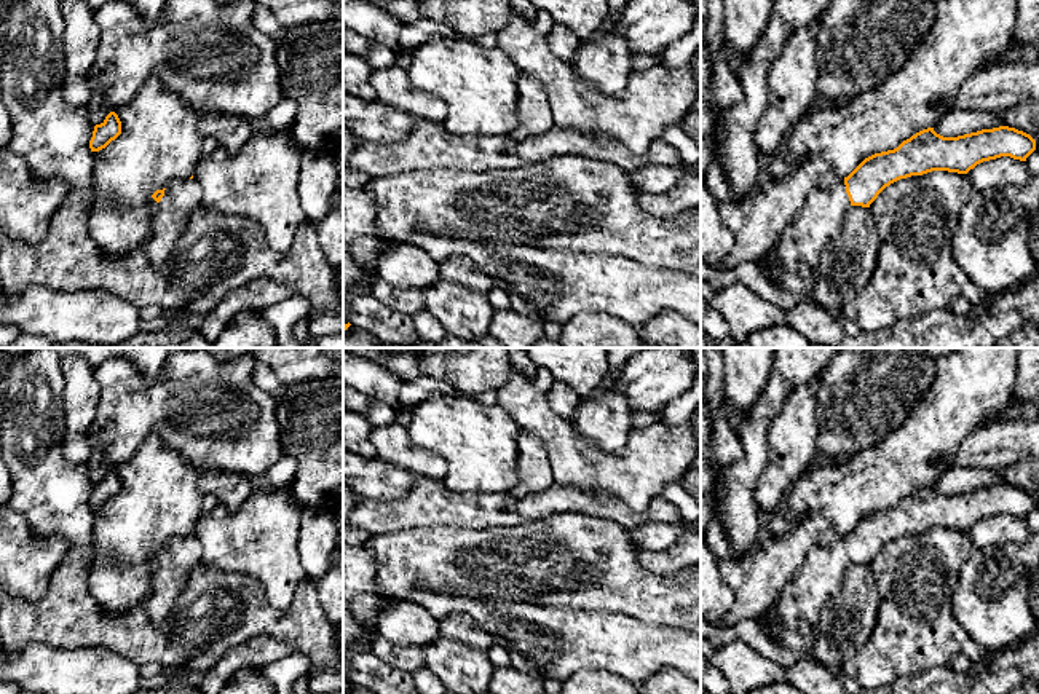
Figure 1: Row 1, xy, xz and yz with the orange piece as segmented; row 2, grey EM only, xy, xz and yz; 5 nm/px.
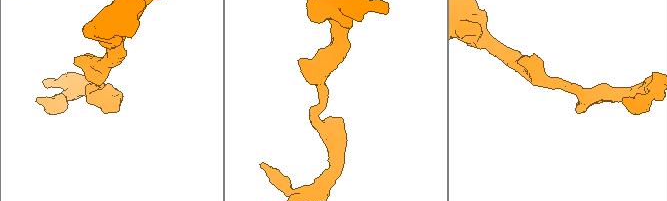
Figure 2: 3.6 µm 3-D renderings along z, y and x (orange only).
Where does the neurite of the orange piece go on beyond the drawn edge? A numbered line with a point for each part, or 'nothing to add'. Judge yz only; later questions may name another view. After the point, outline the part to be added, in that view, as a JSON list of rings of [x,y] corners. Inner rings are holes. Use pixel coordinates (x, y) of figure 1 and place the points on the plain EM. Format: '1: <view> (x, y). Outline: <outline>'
1: yz (797, 610). Outline: [[[843,534],[835,536],[828,546],[816,546],[777,603],[764,611],[764,617],[757,617],[761,632],[782,648],[812,653],[819,611],[839,593],[849,565]]]

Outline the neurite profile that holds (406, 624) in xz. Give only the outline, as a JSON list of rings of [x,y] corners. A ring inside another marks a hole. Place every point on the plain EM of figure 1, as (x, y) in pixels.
[[[389,601],[375,616],[375,635],[397,646],[425,648],[439,640],[439,621],[423,606],[410,601]]]

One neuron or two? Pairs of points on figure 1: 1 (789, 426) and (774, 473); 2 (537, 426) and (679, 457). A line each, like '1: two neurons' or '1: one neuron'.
1: one neuron
2: one neuron

